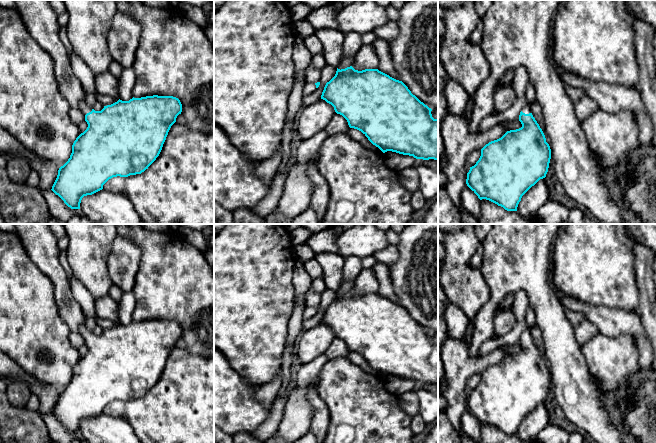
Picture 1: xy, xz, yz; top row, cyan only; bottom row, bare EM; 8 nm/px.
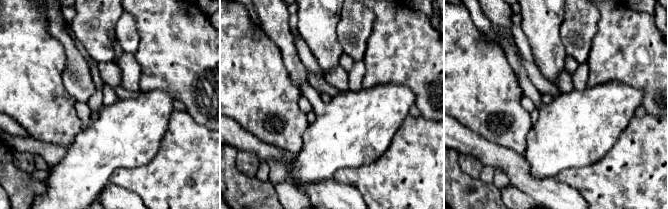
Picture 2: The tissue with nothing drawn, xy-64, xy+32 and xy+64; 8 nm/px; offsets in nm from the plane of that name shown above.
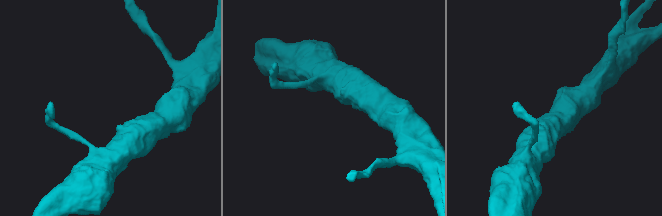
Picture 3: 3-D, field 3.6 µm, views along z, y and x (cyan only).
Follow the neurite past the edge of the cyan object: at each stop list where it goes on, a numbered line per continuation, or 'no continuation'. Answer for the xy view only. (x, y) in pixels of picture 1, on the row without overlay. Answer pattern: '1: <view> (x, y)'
1: xy (85, 333)

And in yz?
1: yz (526, 333)

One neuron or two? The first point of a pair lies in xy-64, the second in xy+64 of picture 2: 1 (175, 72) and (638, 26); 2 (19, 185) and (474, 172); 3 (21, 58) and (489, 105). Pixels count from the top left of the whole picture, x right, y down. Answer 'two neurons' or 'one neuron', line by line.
1: one neuron
2: two neurons
3: one neuron

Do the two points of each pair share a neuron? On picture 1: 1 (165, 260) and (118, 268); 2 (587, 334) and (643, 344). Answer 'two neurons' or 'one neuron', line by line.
1: two neurons
2: two neurons

